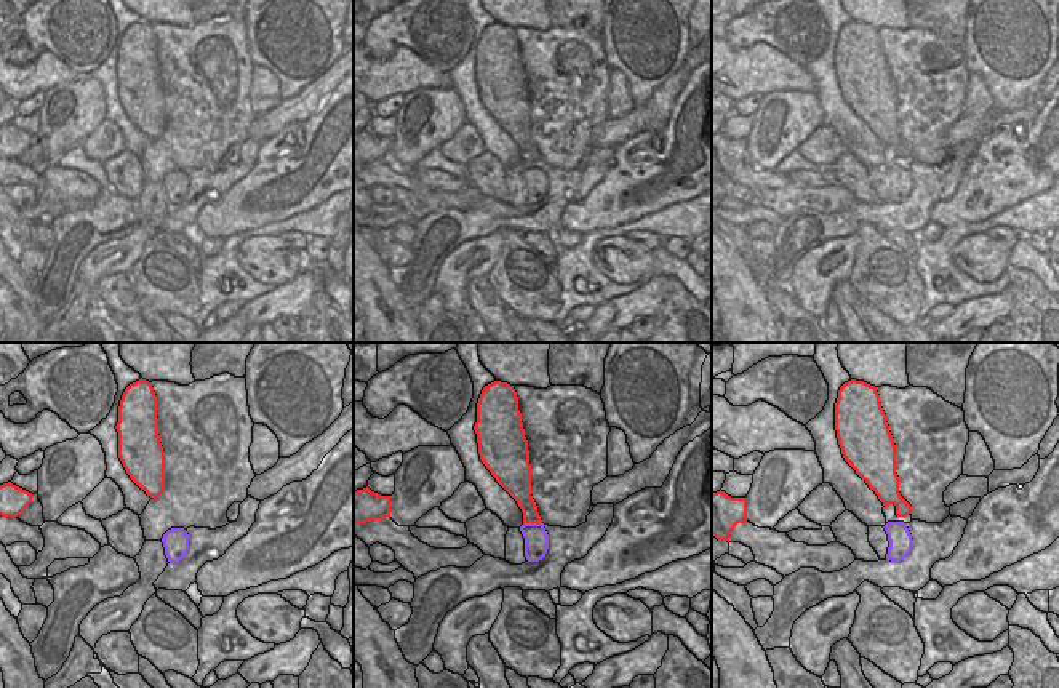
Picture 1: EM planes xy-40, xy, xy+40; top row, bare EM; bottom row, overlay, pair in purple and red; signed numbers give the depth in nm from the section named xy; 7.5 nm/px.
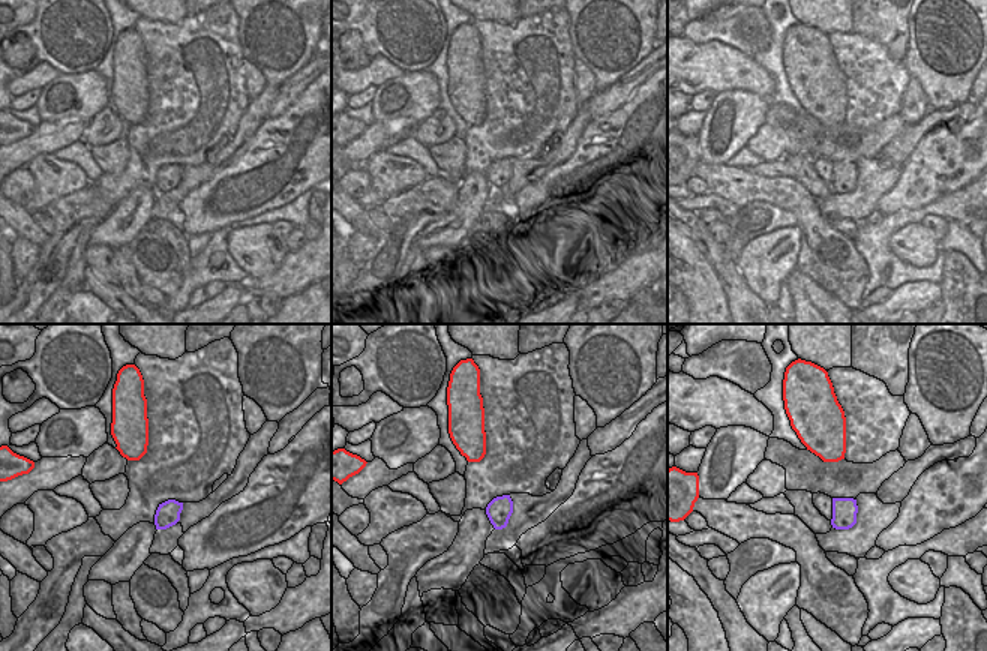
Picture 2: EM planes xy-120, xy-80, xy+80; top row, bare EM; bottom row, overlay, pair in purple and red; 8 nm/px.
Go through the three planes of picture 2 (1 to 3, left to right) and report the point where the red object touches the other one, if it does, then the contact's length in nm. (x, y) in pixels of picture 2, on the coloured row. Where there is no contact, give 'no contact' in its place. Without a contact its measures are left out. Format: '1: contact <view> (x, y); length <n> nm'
1: no contact
2: no contact
3: no contact

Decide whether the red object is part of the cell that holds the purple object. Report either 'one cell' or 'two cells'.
two cells

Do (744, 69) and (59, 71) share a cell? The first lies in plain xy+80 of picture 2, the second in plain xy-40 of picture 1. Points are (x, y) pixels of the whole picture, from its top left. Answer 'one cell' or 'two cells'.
one cell

